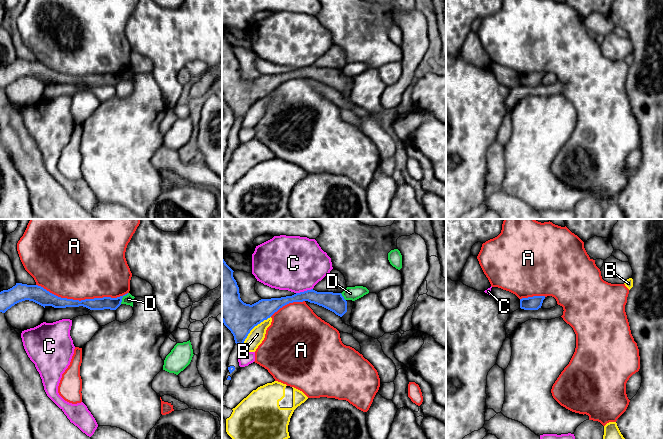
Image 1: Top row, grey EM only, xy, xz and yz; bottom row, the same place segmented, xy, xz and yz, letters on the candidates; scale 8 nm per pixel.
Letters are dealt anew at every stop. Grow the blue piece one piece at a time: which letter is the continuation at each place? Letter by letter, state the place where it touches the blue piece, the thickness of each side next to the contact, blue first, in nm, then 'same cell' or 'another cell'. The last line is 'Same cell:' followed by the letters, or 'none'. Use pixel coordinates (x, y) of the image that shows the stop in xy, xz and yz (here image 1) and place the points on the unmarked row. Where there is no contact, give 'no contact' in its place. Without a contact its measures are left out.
A: contact xy (82, 76); calibres 100 and 480 nm; another cell
B: contact xz (253, 103); calibres 260 and 120 nm; another cell
C: contact xz (304, 67); calibres 140 and 440 nm; another cell
D: contact xy (122, 73); calibres 100 and 80 nm; another cell
Same cell: none

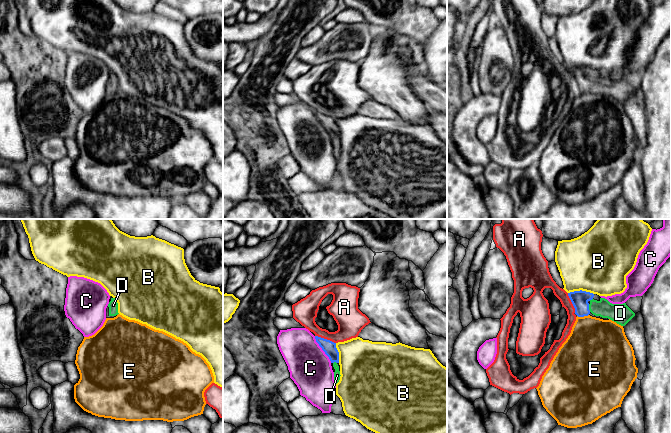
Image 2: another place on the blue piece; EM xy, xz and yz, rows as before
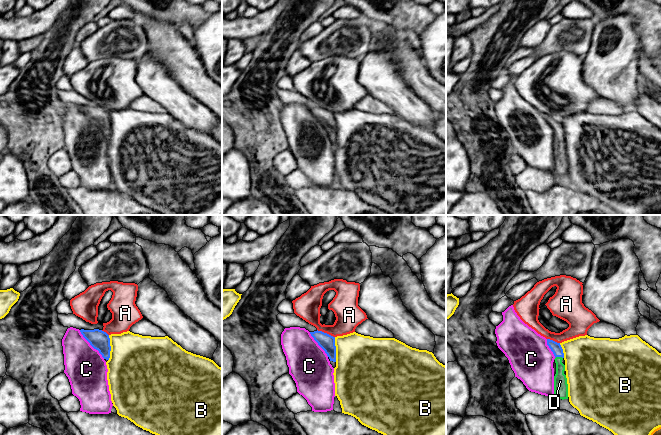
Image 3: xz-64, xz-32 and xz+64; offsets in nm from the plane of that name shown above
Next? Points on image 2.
A: contact xz (325, 115); calibres 110 and 220 nm; another cell
B: contact yz (581, 66); calibres 140 and 480 nm; another cell
C: contact xz (322, 125); calibres 110 and 340 nm; another cell
D: contact yz (588, 84); calibres 140 and 150 nm; same cell
E: contact yz (582, 92); calibres 140 and 420 nm; another cell
Same cell: D

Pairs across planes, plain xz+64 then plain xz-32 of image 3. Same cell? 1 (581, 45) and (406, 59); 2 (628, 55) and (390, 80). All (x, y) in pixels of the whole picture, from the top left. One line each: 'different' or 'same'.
1: different
2: same

